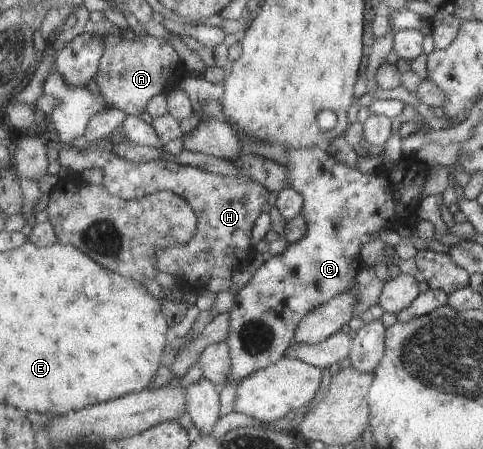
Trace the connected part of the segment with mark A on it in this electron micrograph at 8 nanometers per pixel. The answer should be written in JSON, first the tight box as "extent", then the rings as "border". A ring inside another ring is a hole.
{"extent":[97,30,190,116],"border":[[[116,30],[105,35],[106,53],[103,57],[97,83],[107,103],[124,110],[127,114],[139,116],[146,111],[152,99],[168,95],[180,87],[183,79],[190,75],[188,63],[168,40],[146,35],[135,40],[124,39]]]}

